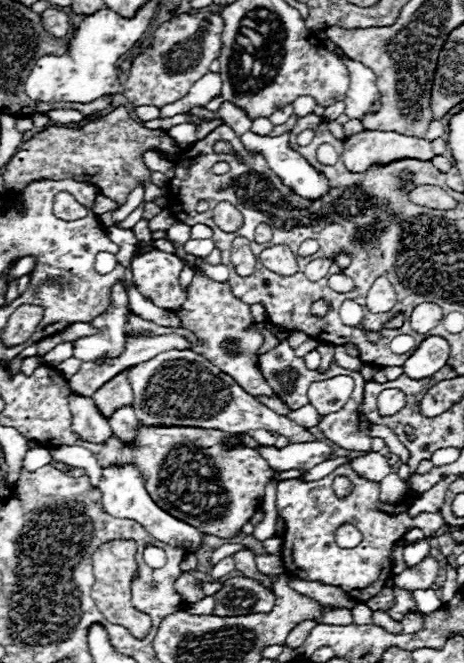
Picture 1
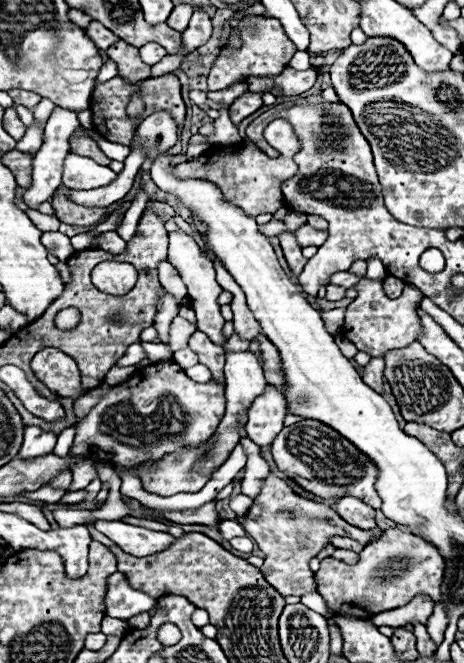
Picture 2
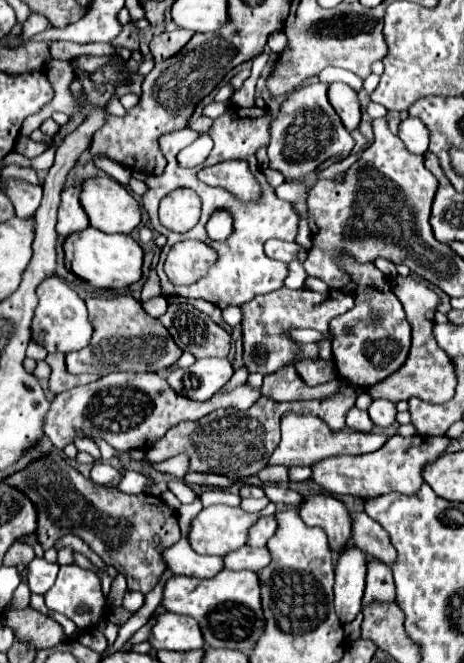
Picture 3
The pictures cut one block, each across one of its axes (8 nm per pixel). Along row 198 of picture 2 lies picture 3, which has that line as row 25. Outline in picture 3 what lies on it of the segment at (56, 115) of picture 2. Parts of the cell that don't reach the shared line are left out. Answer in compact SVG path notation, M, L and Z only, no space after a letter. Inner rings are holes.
M32 14L32 16L26 20L26 24L24 24L22 38L24 38L24 40L30 40L30 38L34 38L38 32L46 30L48 26L50 26L48 18L44 18L42 14Z

